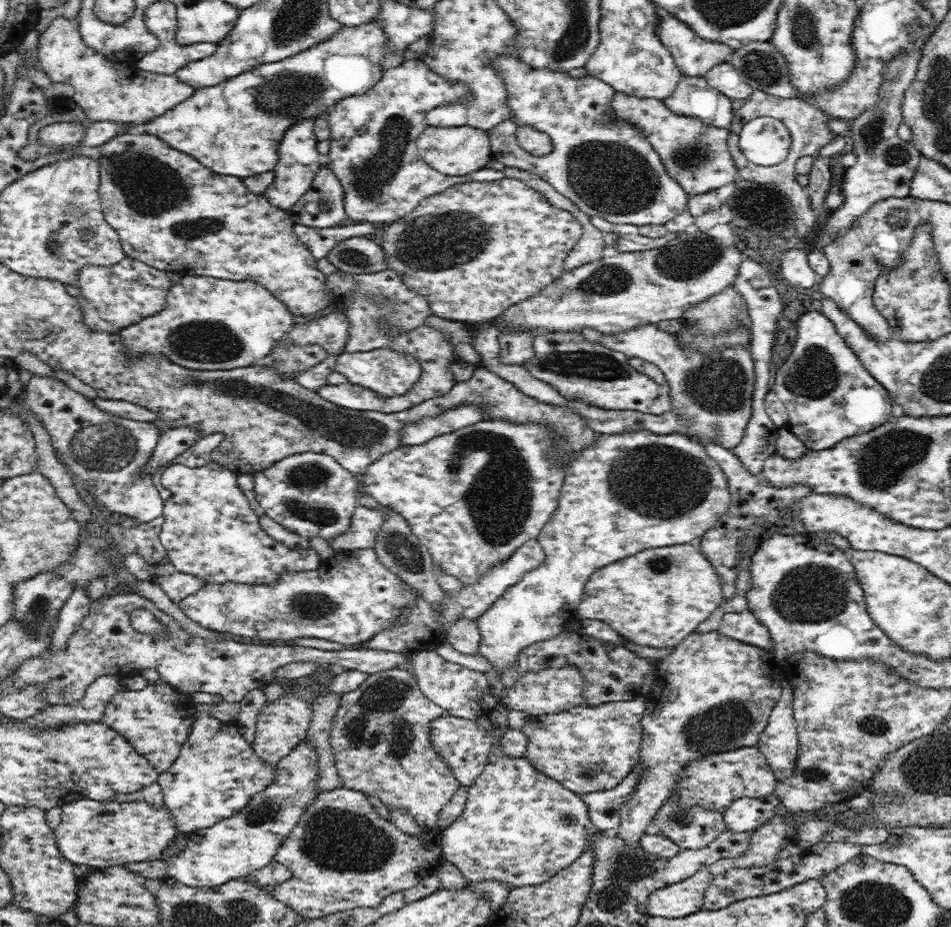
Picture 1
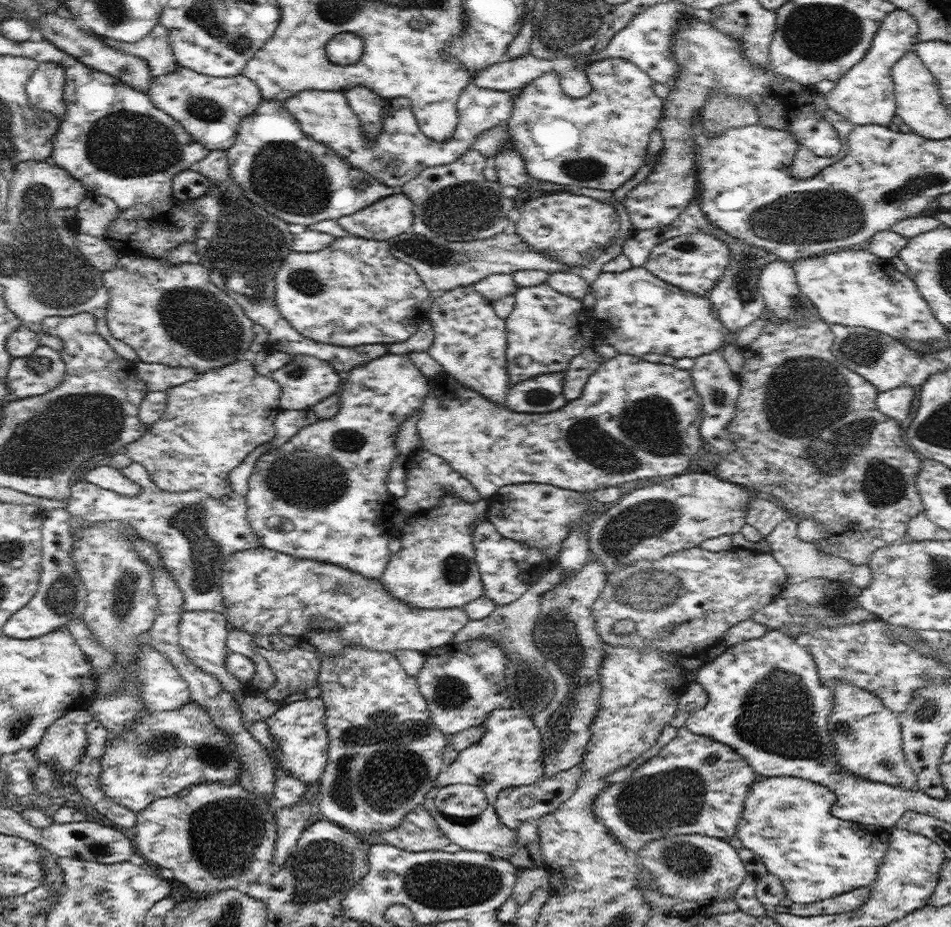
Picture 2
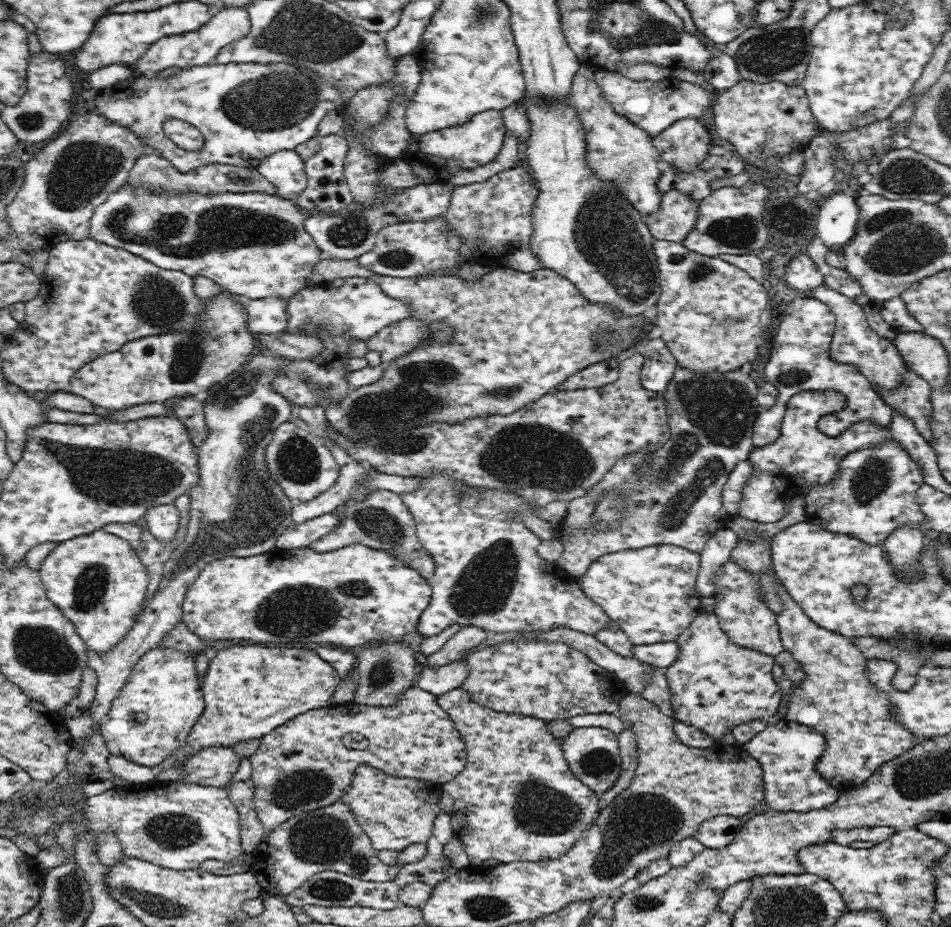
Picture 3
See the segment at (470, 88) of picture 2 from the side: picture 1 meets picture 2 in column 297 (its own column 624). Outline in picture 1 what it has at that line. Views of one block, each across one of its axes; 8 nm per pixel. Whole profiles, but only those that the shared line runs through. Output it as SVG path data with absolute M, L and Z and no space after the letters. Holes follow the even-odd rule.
M623 92L614 94L611 107L615 113L614 119L632 123L650 141L653 149L660 155L666 171L690 196L716 191L720 186L733 182L738 175L727 145L728 128L704 124L696 117L676 115L666 108L662 100L637 98Z

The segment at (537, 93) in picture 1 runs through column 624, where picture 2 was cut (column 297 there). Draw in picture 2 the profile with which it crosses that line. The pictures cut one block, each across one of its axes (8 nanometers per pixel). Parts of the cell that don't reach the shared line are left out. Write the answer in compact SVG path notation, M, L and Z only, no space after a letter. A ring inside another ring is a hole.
M262 98L260 107L251 116L241 120L234 144L226 150L232 179L242 189L248 200L276 215L287 223L310 226L320 220L338 220L342 216L358 212L377 200L386 198L398 188L392 188L374 179L368 172L352 168L344 162L329 146L316 142L300 128L300 123L288 113L283 103Z

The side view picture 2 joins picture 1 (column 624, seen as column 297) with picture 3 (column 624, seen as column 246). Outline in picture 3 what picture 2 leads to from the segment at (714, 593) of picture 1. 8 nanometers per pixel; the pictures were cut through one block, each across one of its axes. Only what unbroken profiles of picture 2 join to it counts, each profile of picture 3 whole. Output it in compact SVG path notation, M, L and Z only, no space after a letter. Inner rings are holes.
M658 544L653 547L646 546L645 548L638 548L637 550L622 550L614 553L609 553L600 556L598 560L594 560L584 573L584 576L578 578L582 591L586 596L590 597L602 610L616 623L630 639L634 645L639 644L654 644L655 642L670 642L676 640L689 626L690 623L701 613L703 609L700 607L700 594L697 592L697 577L700 568L701 556L689 549L678 547L670 544Z

